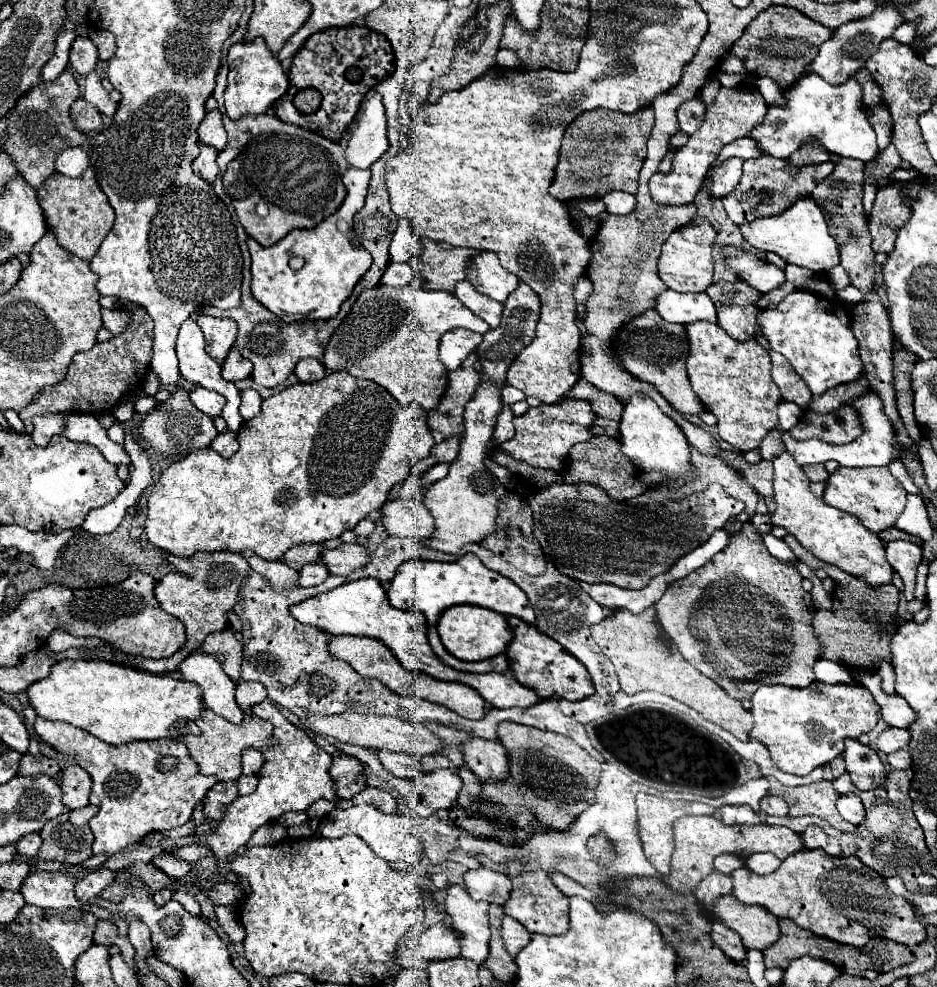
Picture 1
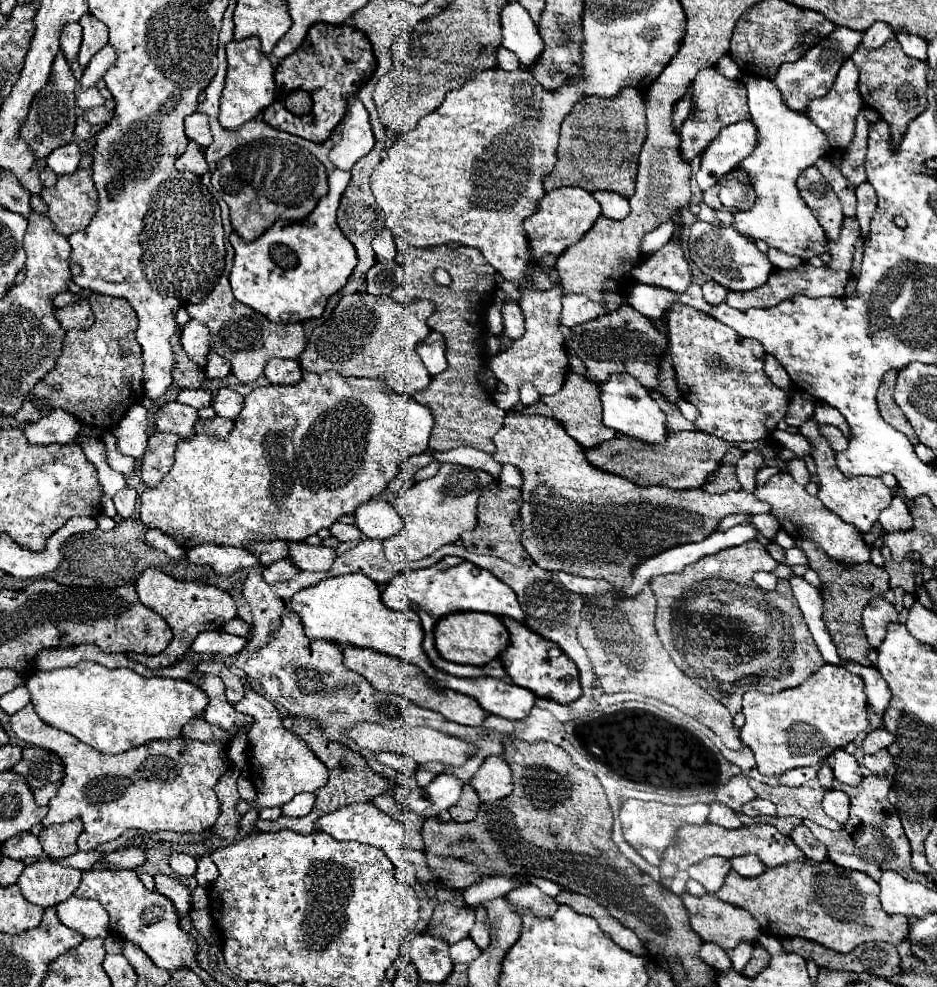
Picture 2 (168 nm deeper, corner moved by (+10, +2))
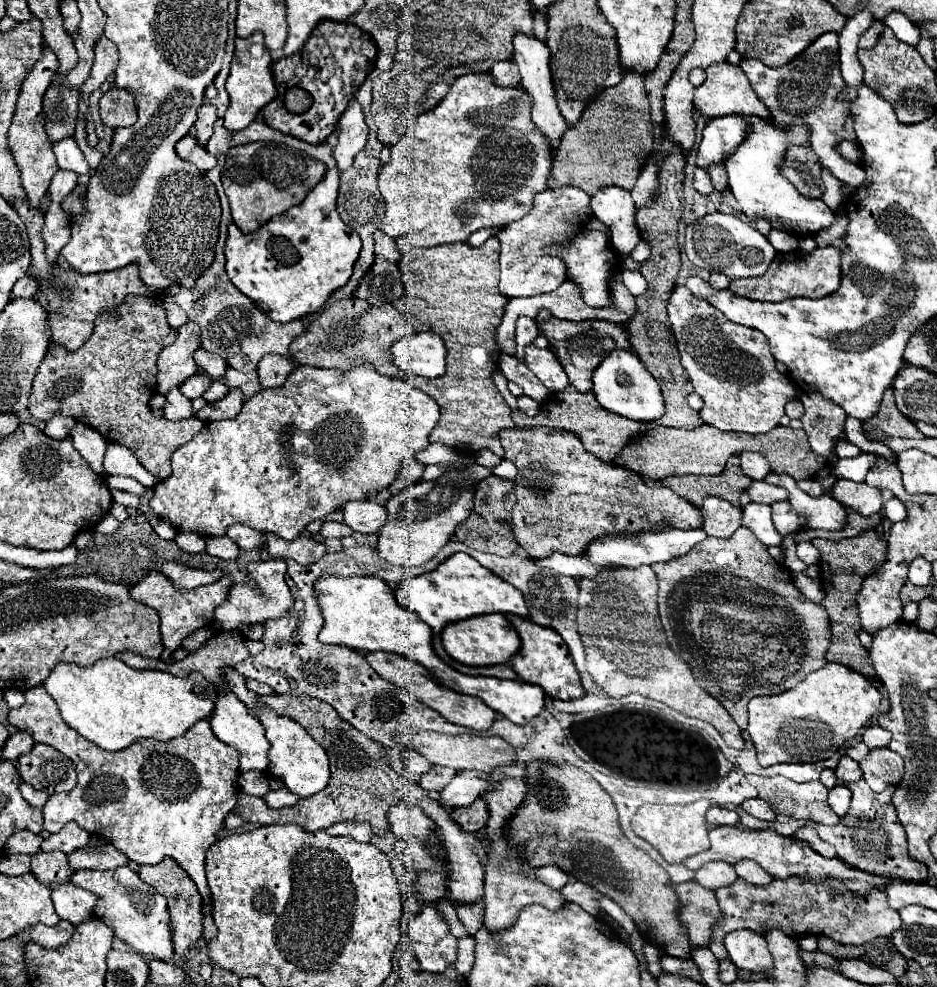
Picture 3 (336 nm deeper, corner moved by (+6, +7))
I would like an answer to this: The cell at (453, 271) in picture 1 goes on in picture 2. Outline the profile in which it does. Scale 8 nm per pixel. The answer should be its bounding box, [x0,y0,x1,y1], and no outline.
[391,242,505,454]

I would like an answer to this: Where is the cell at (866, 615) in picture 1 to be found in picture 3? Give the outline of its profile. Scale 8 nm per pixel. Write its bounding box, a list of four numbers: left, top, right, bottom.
[811,531,887,675]

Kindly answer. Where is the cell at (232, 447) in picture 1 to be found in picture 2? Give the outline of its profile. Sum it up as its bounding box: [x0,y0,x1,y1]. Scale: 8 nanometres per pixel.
[195,416,233,438]

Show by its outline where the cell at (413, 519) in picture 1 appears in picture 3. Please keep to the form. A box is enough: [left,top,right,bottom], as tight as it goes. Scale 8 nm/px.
[343,501,387,533]

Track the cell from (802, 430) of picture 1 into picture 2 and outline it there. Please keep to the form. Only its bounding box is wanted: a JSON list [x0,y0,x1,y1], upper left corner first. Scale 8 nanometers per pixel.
[819,424,849,452]

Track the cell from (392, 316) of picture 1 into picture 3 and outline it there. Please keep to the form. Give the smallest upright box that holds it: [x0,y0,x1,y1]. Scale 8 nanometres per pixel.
[289,299,413,379]

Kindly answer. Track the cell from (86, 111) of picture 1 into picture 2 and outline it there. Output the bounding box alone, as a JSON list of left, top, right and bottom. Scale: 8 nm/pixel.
[85,106,115,126]

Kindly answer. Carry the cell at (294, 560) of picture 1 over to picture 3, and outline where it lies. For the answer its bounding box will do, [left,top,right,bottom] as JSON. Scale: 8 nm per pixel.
[227,525,265,551]

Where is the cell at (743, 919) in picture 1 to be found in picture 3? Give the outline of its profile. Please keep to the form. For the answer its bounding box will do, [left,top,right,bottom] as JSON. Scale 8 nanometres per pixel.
[675,881,721,947]

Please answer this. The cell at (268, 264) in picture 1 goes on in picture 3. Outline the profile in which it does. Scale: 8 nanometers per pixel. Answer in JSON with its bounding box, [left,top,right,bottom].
[225,167,361,323]

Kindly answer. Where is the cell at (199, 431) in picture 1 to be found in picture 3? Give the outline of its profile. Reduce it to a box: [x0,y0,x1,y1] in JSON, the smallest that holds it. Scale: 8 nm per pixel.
[163,389,195,421]

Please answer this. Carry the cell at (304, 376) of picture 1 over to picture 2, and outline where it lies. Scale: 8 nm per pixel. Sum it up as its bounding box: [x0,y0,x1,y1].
[265,358,303,384]

